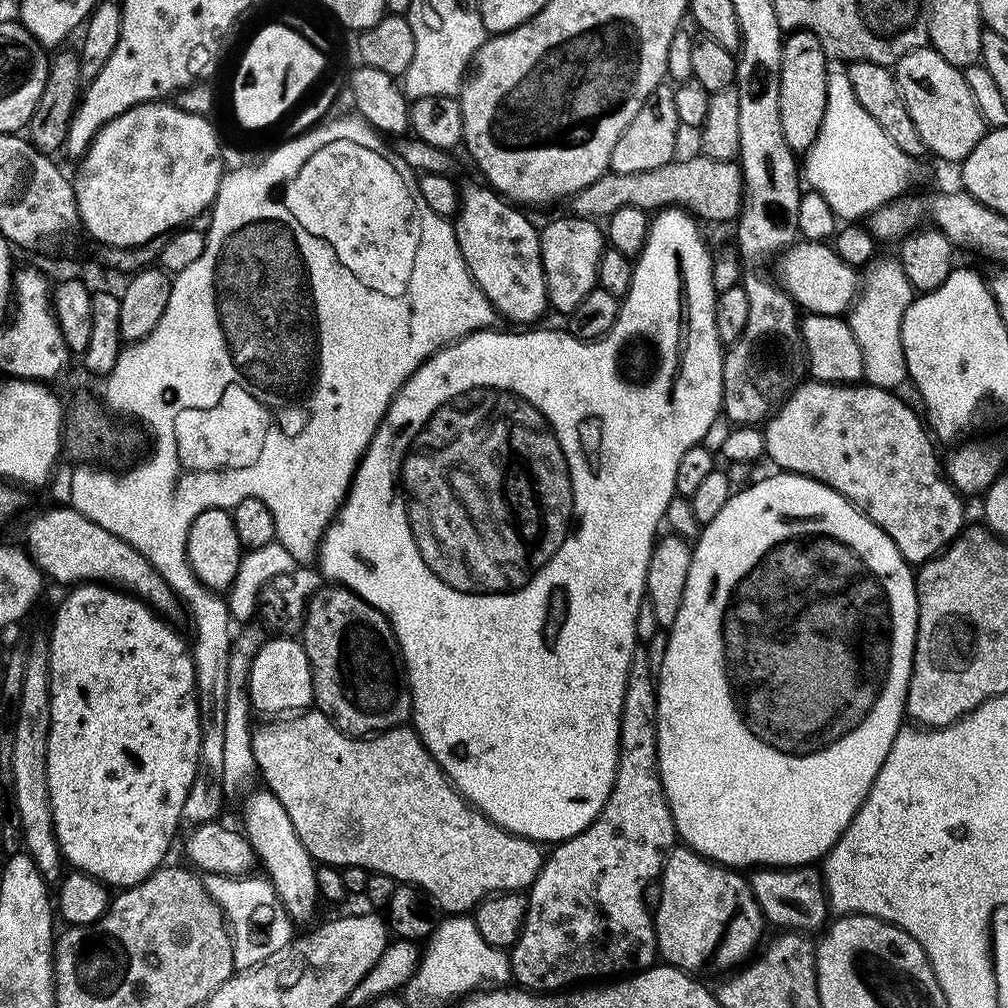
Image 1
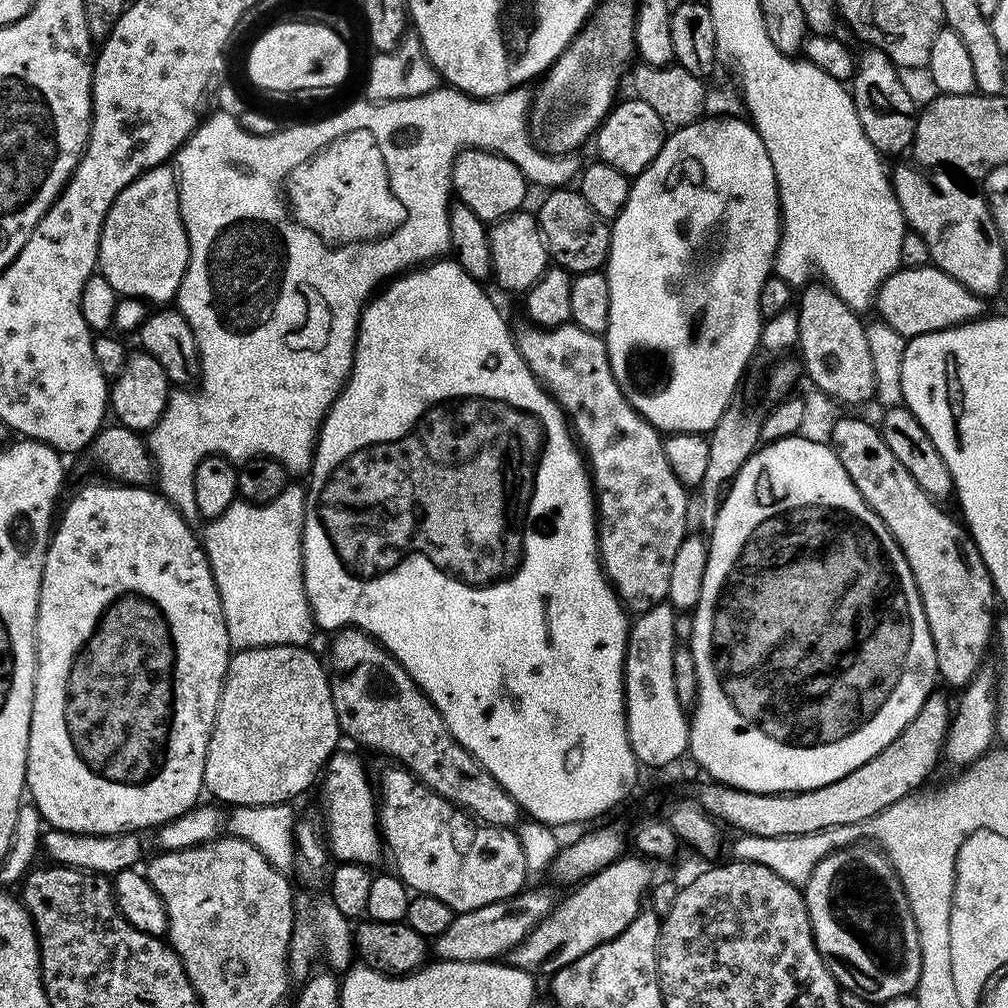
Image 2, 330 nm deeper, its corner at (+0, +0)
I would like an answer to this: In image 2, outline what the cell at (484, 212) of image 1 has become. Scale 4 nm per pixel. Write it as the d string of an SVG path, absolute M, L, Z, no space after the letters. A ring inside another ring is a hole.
M571 322L558 328L527 327L515 329L516 349L539 384L563 408L590 469L592 491L596 497L596 547L600 550L600 566L608 577L608 583L629 613L639 614L656 604L663 604L670 590L674 554L678 554L678 546L682 546L687 533L686 502L689 493L684 484L674 478L670 462L666 462L661 433L628 404L610 370L608 346L601 337Z

